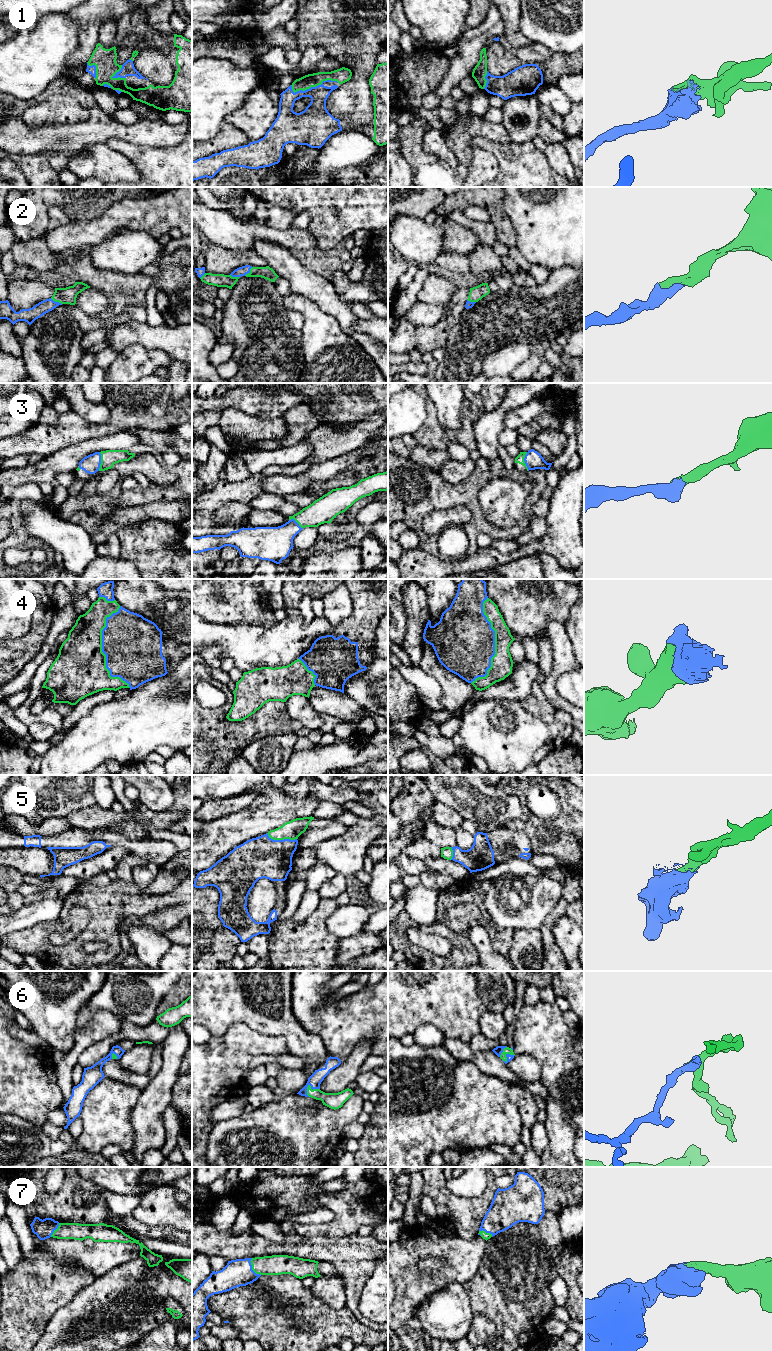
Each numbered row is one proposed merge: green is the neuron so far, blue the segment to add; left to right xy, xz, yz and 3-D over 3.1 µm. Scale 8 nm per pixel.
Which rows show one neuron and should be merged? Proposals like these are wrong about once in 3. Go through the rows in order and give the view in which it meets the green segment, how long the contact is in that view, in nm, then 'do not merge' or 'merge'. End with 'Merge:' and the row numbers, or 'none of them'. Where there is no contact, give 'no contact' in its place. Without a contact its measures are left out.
1: meets green in xz; contact 400 nm long; merge
2: meets green in xy; contact 110 nm long; merge
3: meets green in xy; contact 150 nm long; merge
4: meets green in xy; contact 650 nm long; merge
5: meets green in xz; contact 260 nm long; merge
6: meets green in xz; contact 120 nm long; merge
7: meets green in xz; contact 160 nm long; merge
Merge: 1, 2, 3, 4, 5, 6, 7

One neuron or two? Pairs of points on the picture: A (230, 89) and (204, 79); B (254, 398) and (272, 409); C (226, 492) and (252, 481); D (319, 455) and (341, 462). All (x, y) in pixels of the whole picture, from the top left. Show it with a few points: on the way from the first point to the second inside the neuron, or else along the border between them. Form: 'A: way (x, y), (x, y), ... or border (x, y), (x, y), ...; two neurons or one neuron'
A: way (224, 87), (212, 87), (210, 85); one neuron
B: way (258, 402), (268, 405); one neuron
C: way (232, 491), (242, 491), (246, 487); one neuron
D: border (352, 449), (346, 453), (312, 464); two neurons

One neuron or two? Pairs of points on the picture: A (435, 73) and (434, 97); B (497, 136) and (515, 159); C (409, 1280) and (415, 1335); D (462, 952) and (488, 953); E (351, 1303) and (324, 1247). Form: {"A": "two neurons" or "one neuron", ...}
{"A": "two neurons", "B": "two neurons", "C": "two neurons", "D": "two neurons", "E": "one neuron"}

